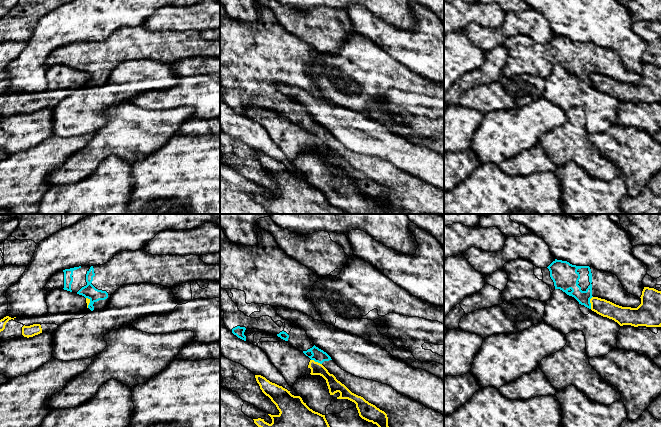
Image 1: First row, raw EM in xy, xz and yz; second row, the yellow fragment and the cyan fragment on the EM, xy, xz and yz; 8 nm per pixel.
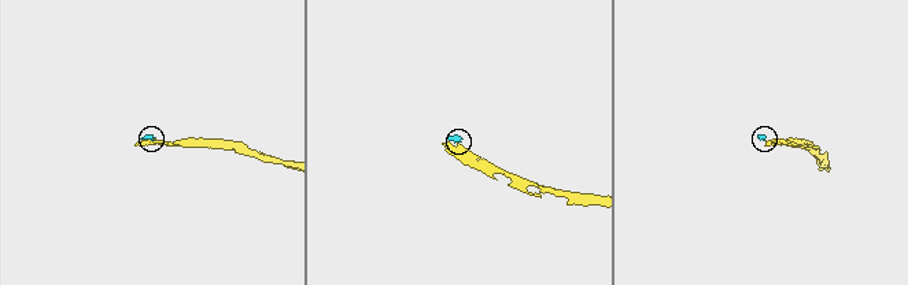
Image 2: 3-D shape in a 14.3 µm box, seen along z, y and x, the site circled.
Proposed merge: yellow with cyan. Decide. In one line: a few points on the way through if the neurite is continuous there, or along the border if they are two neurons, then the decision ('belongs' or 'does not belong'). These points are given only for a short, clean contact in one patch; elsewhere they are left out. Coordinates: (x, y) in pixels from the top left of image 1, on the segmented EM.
border yz (592, 296), (590, 308); does not belong

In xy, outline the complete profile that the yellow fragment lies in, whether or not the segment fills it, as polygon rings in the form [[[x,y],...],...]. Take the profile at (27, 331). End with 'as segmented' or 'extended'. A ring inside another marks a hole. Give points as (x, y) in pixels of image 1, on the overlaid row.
[[[87,308],[77,313],[47,313],[41,316],[9,316],[0,320],[0,340],[33,337],[42,332],[53,333],[61,324],[72,319],[80,319],[91,310]]] | extended

